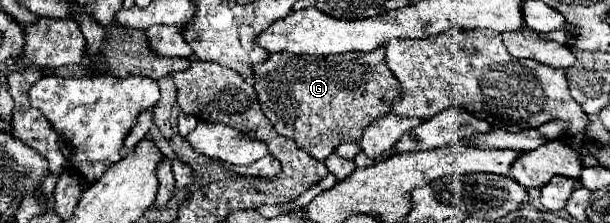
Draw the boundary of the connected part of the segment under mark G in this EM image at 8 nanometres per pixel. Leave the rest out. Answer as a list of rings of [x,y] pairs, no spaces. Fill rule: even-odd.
[[[384,48],[374,50],[372,54],[346,52],[328,58],[276,52],[270,54],[266,62],[256,66],[254,80],[260,104],[264,106],[264,114],[274,124],[274,130],[284,138],[294,140],[298,148],[306,150],[320,162],[324,162],[326,156],[340,144],[360,142],[364,128],[388,114],[392,102],[400,96],[400,82],[396,82],[396,76],[388,70],[388,66],[384,66]]]

